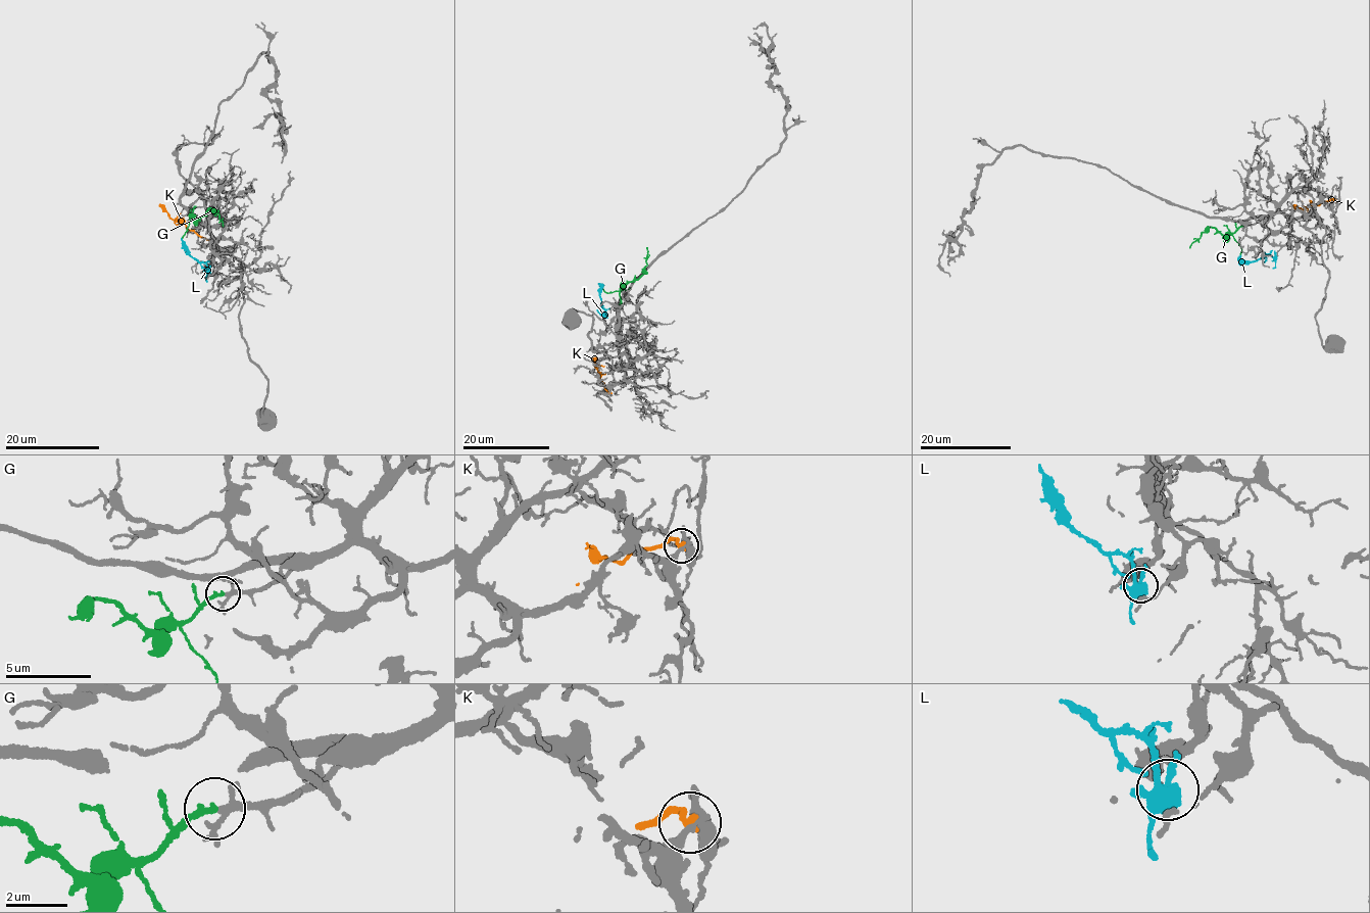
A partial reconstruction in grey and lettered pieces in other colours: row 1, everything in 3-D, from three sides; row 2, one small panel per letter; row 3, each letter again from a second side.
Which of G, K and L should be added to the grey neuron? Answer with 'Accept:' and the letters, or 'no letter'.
Accept: G

